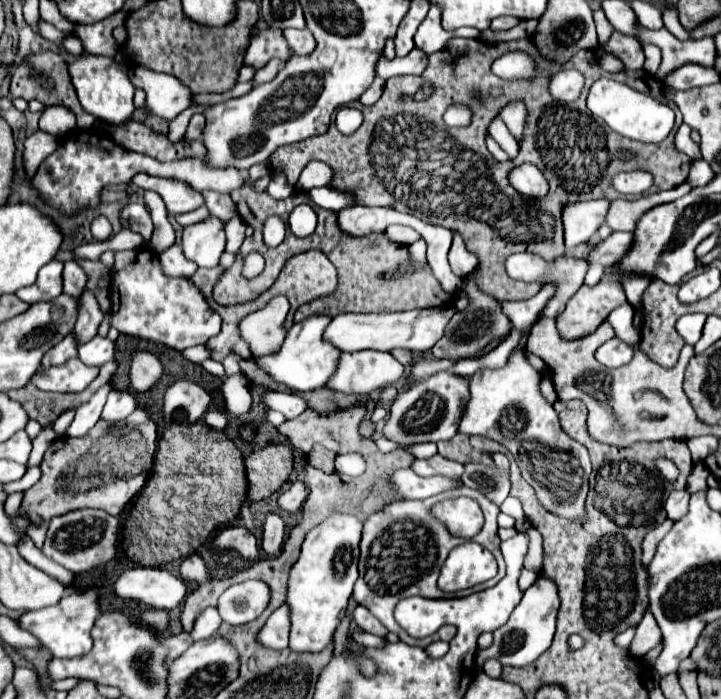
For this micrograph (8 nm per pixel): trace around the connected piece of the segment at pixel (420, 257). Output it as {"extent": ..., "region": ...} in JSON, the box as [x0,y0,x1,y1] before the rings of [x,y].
{"extent":[410,240,426,264],"region":[[[416,240],[410,248],[410,254],[412,254],[412,260],[418,262],[418,264],[424,264],[426,262],[426,242],[424,240]]]}

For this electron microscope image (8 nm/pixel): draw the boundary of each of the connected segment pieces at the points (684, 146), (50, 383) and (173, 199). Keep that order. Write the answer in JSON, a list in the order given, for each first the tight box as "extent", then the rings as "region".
[{"extent":[676,124,701,161],"region":[[[682,124],[676,132],[676,150],[688,154],[688,156],[694,161],[701,159],[699,144],[696,144],[692,138],[690,138],[690,126],[688,124]]]},{"extent":[32,358,98,392],"region":[[[72,358],[64,366],[52,366],[44,372],[38,372],[32,380],[40,390],[50,392],[82,392],[94,378],[98,368],[82,364],[82,360]]]},{"extent":[132,174,204,216],"region":[[[136,174],[132,178],[132,182],[144,190],[152,190],[152,192],[160,194],[170,216],[192,212],[198,206],[202,206],[202,202],[204,202],[200,192],[196,192],[188,184],[182,184],[176,180],[150,176],[150,174]]]}]

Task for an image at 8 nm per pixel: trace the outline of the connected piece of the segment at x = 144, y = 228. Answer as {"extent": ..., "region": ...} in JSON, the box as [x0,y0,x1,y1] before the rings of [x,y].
{"extent":[120,204,152,242],"region":[[[128,204],[128,206],[124,206],[122,212],[120,212],[120,222],[122,222],[124,228],[140,232],[146,242],[150,240],[152,220],[150,220],[150,212],[144,206],[140,206],[140,204]]]}

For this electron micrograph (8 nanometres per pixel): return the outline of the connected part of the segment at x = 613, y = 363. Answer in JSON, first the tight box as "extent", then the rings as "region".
{"extent":[596,338,632,368],"region":[[[612,338],[596,350],[596,360],[606,368],[620,368],[632,360],[632,348],[626,342]]]}

